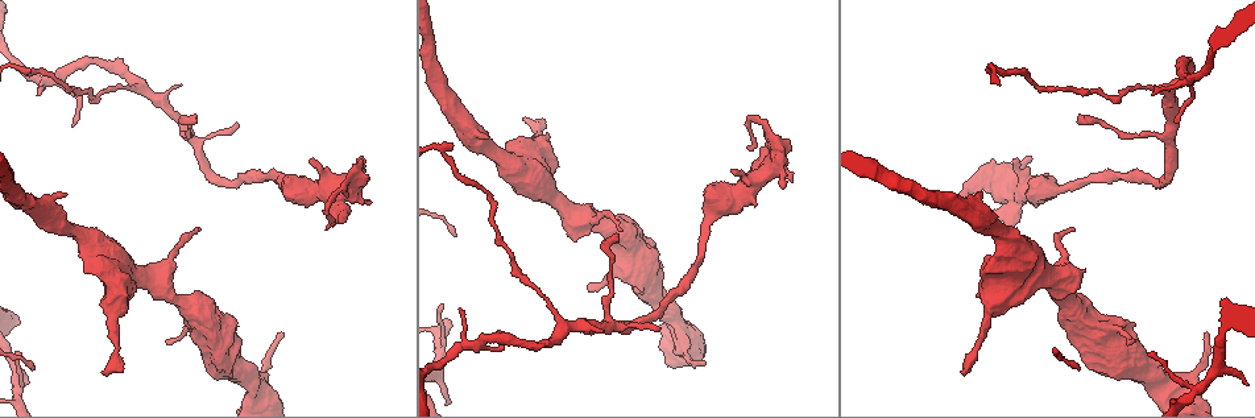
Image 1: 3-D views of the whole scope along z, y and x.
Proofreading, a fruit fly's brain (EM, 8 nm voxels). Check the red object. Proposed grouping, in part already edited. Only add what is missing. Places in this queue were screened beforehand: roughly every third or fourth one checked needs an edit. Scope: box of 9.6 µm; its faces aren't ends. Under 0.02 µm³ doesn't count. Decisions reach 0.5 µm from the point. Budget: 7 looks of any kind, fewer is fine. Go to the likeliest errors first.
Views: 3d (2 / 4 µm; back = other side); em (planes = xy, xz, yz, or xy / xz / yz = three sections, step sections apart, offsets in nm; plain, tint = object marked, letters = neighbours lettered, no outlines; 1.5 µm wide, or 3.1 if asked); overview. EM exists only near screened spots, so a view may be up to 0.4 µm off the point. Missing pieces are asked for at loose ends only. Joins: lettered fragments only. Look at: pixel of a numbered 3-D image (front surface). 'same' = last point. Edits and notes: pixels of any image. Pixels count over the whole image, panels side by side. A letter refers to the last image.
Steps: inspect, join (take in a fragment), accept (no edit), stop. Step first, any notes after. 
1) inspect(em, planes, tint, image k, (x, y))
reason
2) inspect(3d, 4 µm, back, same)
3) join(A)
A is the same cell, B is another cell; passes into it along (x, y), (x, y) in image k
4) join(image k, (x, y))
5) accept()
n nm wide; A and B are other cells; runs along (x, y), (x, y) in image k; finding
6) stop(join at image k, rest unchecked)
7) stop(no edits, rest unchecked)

inspect(em, planes, letters, image 1, (620, 229))
an open end

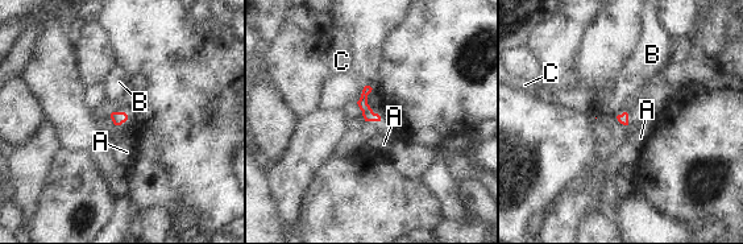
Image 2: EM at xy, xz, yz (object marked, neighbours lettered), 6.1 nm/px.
accept()
B touches over 70 nm; A, B and C are other cells; border along (625, 111), (617, 116) in image 2; no lettered fragment goes on from it

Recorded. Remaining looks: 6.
inspect(em, yz, step 4, plain, image 1, (67, 194))
thick end

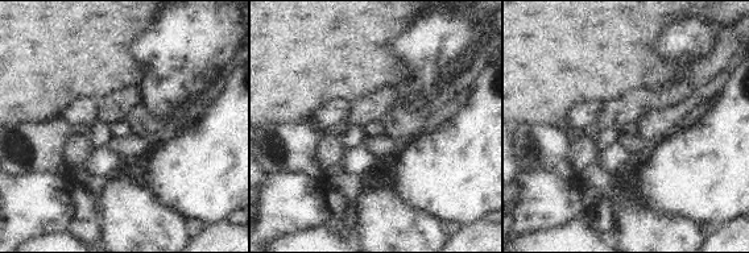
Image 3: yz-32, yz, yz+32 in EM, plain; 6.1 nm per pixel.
inspect(em, yz, step 4, letters, same)

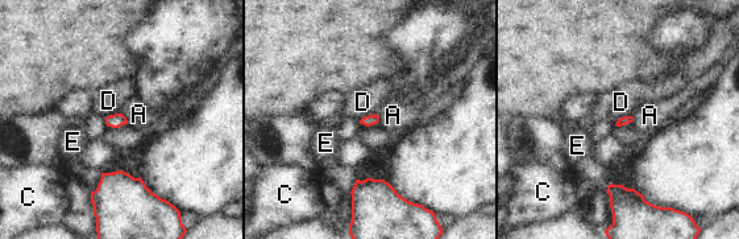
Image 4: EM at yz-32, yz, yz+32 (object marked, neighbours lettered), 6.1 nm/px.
accept()
A, C, D and E are other cells; border along (631, 115), (623, 115), (614, 123) in image 4; none of them fits

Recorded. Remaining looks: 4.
inspect(em, planes, letters, image 1, (656, 325))
branch stops here

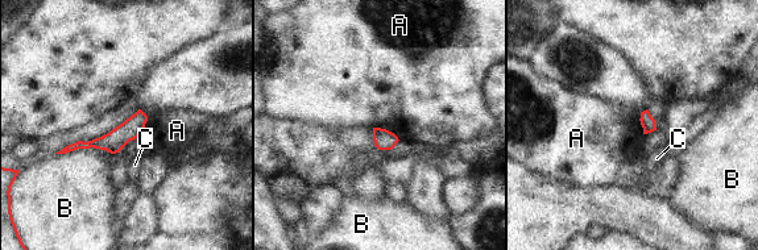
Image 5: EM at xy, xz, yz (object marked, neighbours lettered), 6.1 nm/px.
accept()
B touches over 360 nm; A, B and C are other cells; runs along (143, 117), (112, 142), (74, 146) in image 5; none of them fits

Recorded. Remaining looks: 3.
stop(no edits, rest unchecked)

